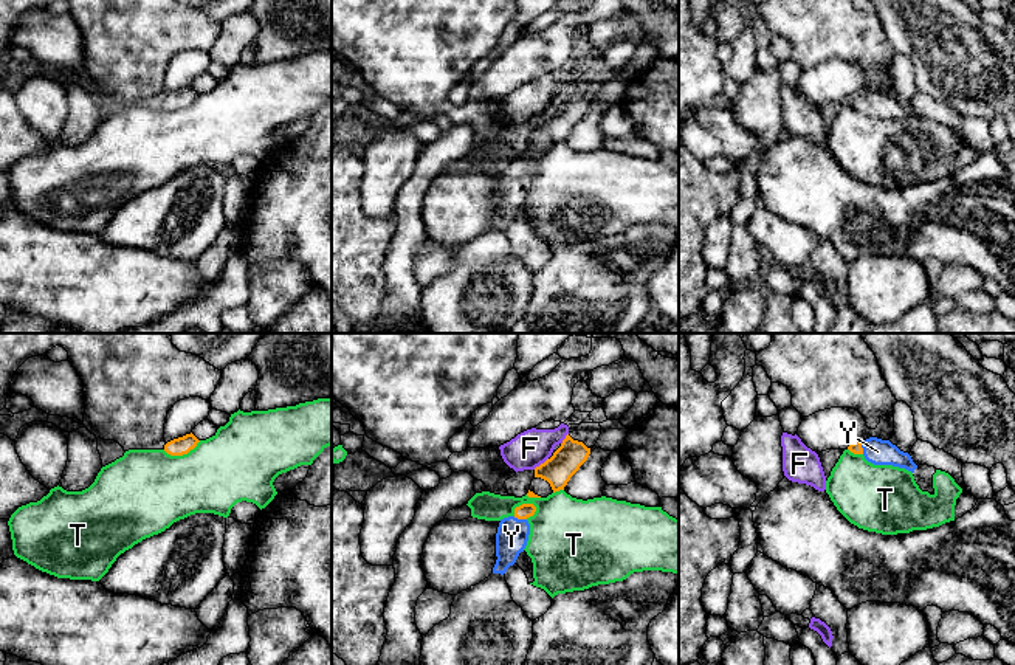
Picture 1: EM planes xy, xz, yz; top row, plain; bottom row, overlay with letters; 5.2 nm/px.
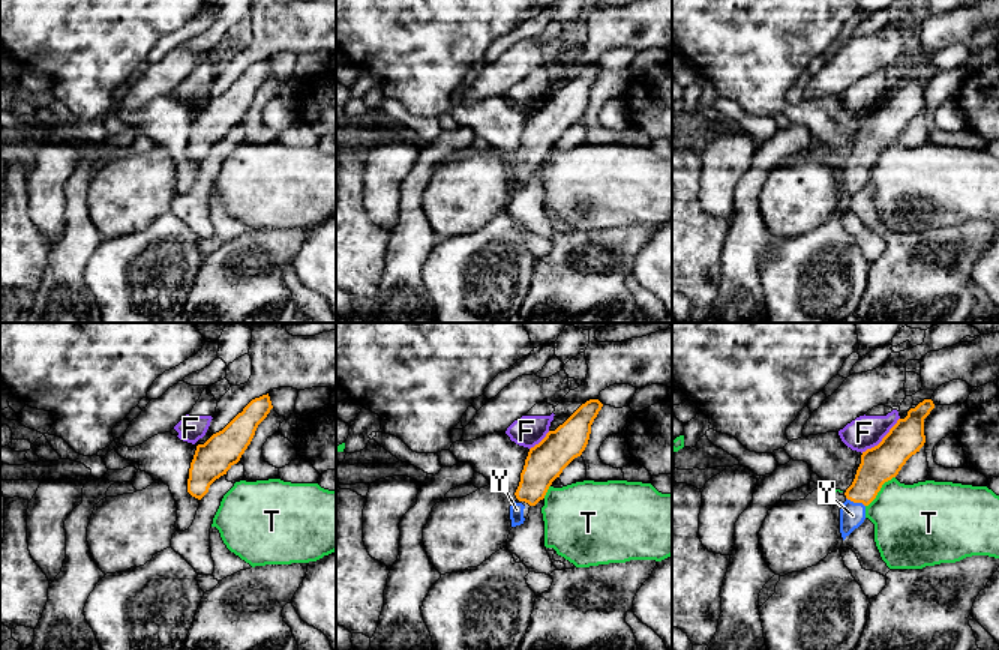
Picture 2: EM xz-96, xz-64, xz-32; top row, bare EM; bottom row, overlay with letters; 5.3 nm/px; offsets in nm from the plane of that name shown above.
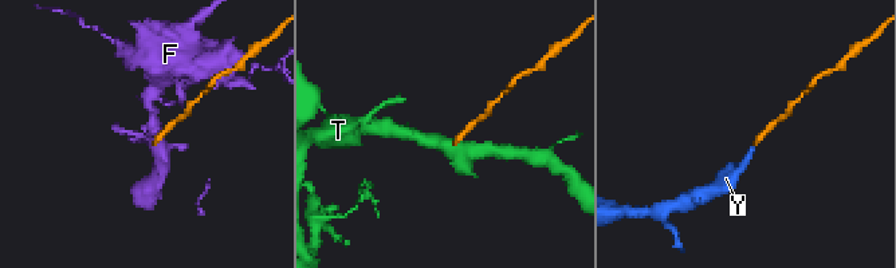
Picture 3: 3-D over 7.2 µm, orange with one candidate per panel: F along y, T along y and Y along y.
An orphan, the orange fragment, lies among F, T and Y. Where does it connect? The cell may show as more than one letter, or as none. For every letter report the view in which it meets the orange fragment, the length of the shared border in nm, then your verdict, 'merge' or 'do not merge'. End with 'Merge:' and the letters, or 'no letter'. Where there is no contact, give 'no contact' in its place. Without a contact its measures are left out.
F: xz | 100 nm | do not merge
T: xz | 130 nm | do not merge
Y: xz | 70 nm | merge
Merge: Y

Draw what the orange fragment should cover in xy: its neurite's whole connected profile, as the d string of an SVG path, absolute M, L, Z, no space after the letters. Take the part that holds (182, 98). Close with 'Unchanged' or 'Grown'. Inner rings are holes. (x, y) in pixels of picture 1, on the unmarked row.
M191 85L174 91L164 98L164 104L170 109L183 109L197 99L200 93Z. Unchanged

